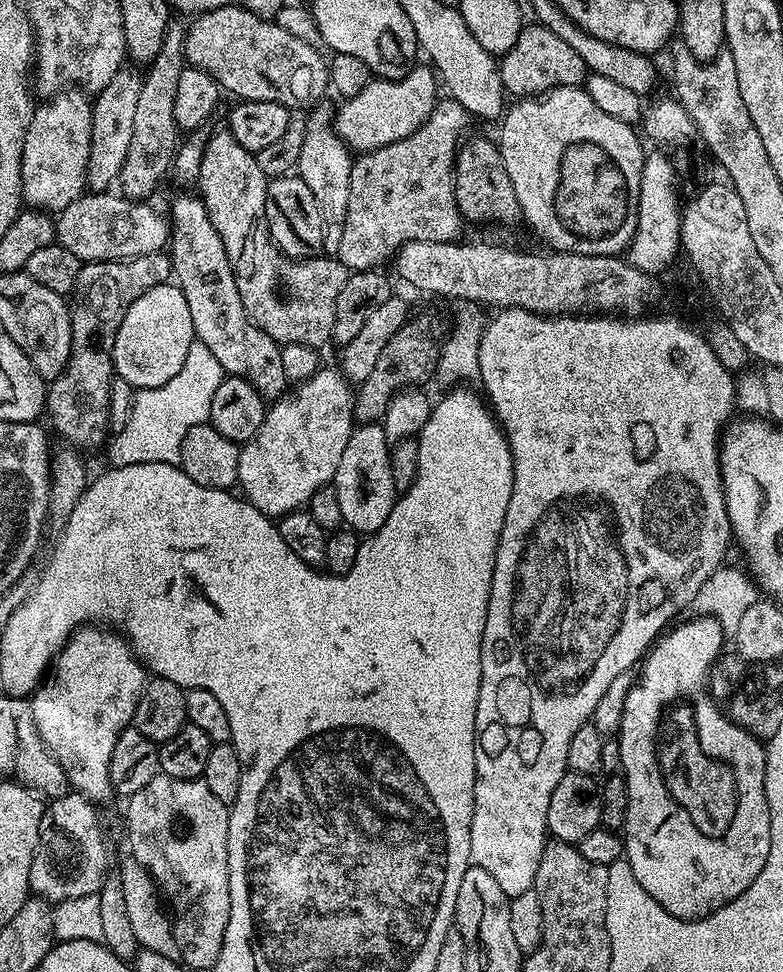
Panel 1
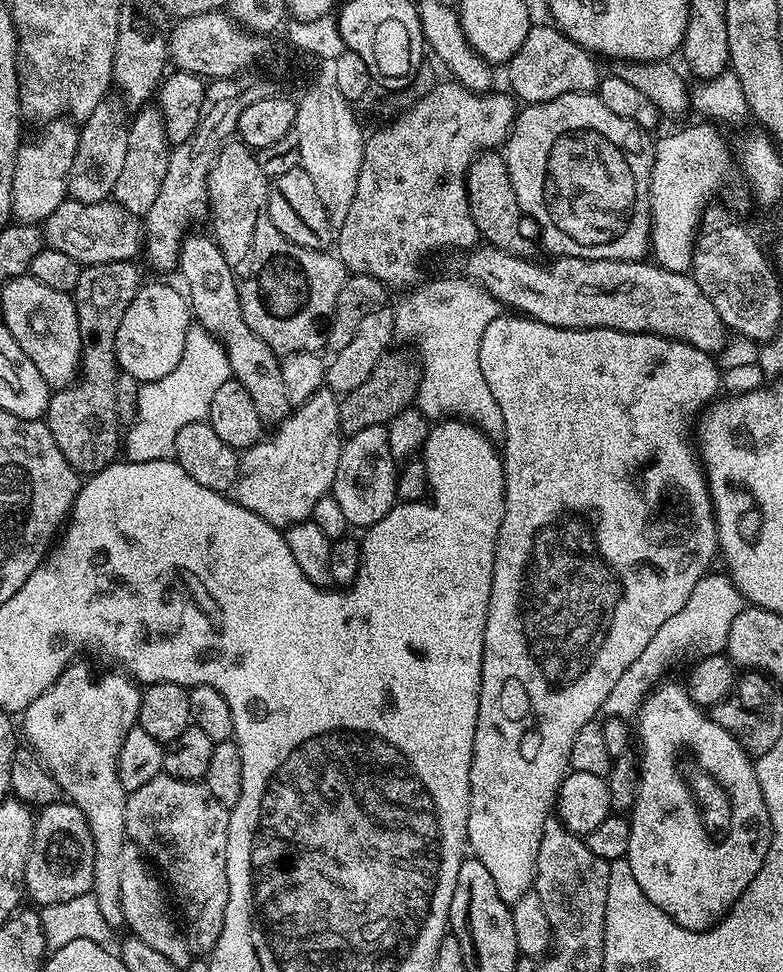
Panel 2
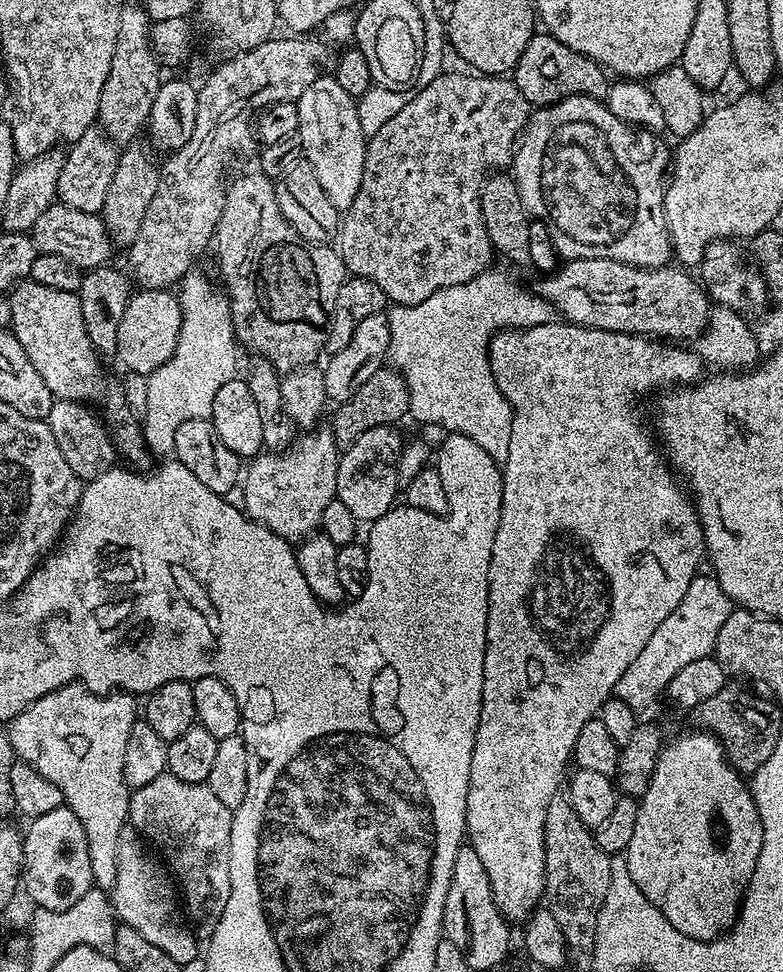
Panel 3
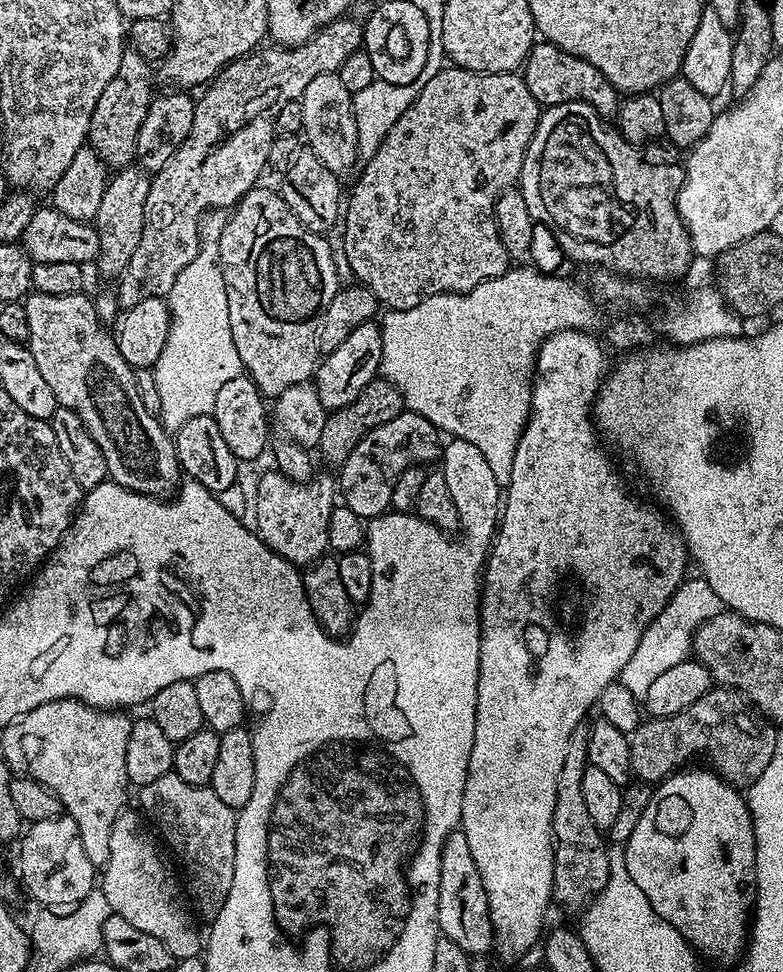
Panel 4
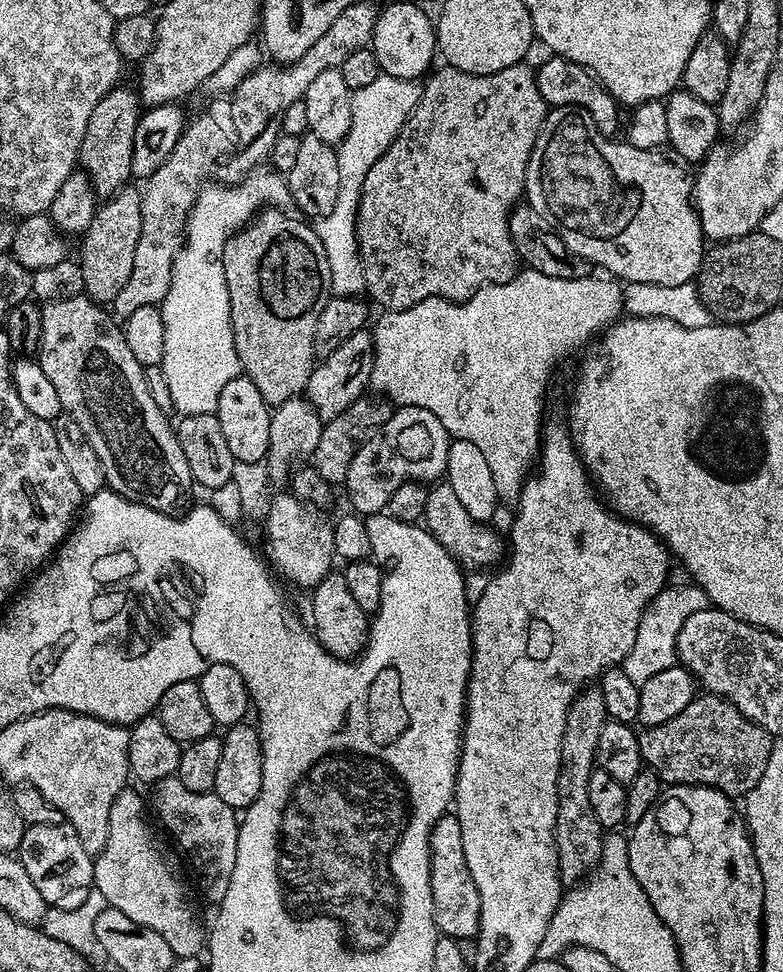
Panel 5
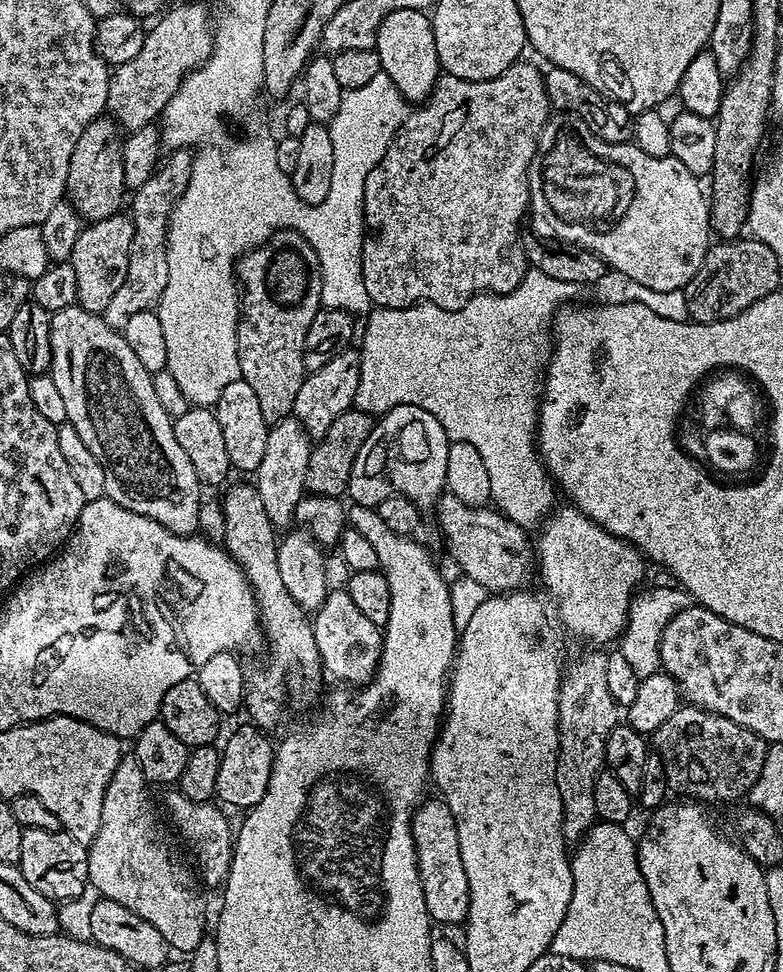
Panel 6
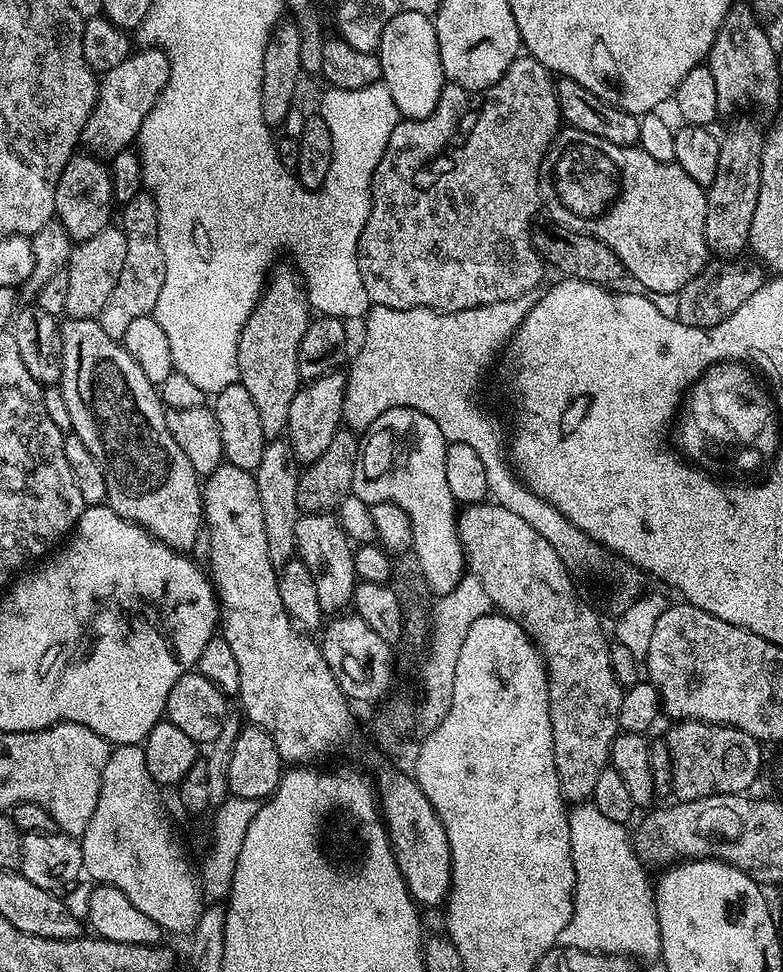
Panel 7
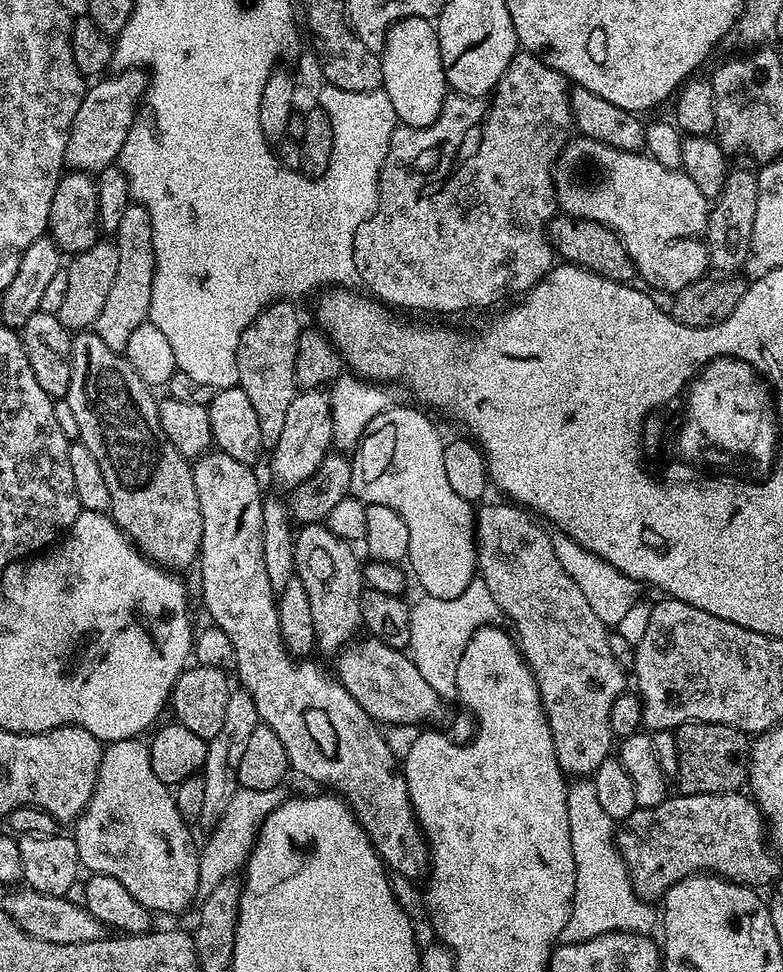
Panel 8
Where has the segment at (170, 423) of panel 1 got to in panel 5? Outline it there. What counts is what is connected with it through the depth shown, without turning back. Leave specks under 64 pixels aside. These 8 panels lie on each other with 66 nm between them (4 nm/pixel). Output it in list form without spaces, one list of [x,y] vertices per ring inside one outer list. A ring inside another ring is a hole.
[[[264,170],[253,171],[238,184],[226,185],[212,182],[201,188],[188,215],[188,222],[184,225],[184,245],[172,267],[170,290],[166,290],[166,298],[158,305],[166,330],[164,357],[160,360],[159,367],[164,370],[166,386],[170,386],[172,407],[177,413],[180,411],[181,417],[207,412],[215,413],[222,386],[226,386],[226,382],[230,382],[242,372],[232,333],[230,294],[226,290],[223,258],[224,247],[229,238],[257,215],[261,205],[267,202],[272,206],[280,206],[280,187],[285,181],[278,178],[275,171],[260,171]]]

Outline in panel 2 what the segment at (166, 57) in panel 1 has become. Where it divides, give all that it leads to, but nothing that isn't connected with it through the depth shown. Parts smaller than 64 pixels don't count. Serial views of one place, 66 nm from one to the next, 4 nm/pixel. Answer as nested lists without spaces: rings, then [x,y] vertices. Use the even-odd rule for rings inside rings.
[[[145,106],[133,116],[136,117],[133,120],[131,117],[128,124],[126,159],[118,174],[118,182],[114,182],[111,199],[130,214],[143,218],[148,215],[150,206],[154,206],[154,198],[158,198],[158,190],[166,178],[170,145],[159,107]]]

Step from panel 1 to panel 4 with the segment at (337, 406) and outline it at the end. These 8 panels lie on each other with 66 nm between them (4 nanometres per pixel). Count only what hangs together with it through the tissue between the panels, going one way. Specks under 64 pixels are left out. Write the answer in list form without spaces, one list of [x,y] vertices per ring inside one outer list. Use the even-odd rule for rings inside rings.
[[[271,470],[256,484],[255,531],[282,558],[297,566],[316,563],[329,551],[330,514],[338,504],[338,484],[328,476],[317,475],[301,482]]]

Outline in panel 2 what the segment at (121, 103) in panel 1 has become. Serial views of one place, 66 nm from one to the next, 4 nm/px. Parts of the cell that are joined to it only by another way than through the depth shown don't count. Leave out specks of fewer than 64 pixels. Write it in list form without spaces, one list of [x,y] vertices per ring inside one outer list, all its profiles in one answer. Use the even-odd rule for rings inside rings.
[[[112,98],[98,102],[98,106],[94,106],[94,114],[87,116],[79,125],[77,153],[69,172],[67,195],[83,204],[105,203],[111,197],[114,182],[118,182],[118,174],[122,171],[126,159],[128,124],[126,116],[124,120],[125,109],[117,104]]]

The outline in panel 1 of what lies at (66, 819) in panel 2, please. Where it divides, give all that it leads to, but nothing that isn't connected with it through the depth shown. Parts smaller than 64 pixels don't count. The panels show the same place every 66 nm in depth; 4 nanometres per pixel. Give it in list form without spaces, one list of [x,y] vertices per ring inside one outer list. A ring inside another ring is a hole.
[[[69,790],[62,798],[51,801],[38,826],[38,846],[30,864],[30,889],[49,902],[95,896],[109,875],[108,844],[100,825],[97,805],[80,792]]]

